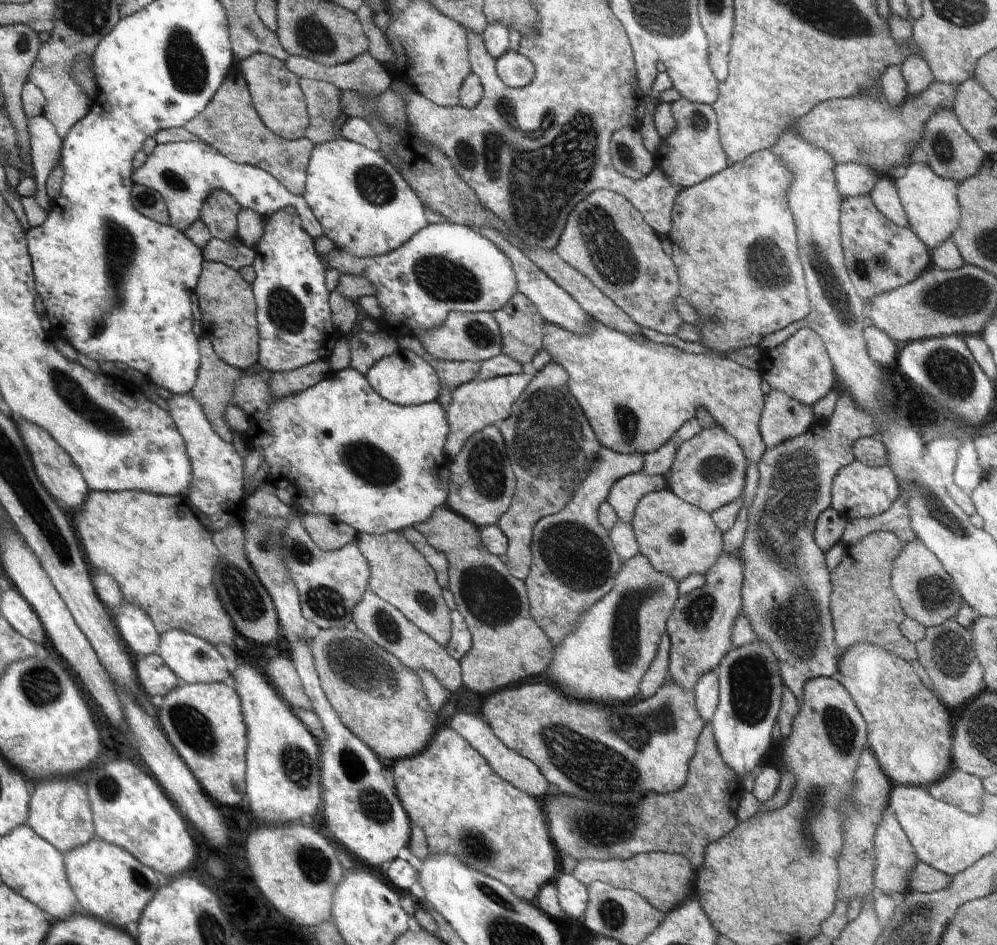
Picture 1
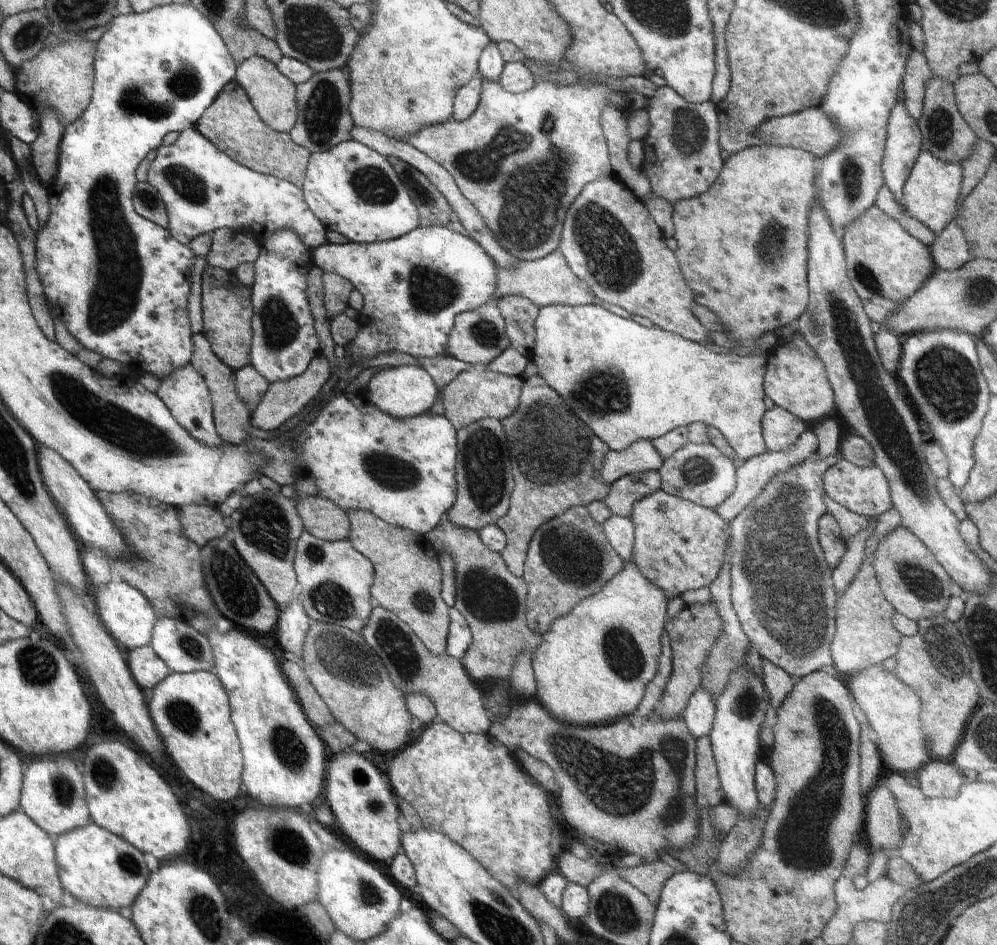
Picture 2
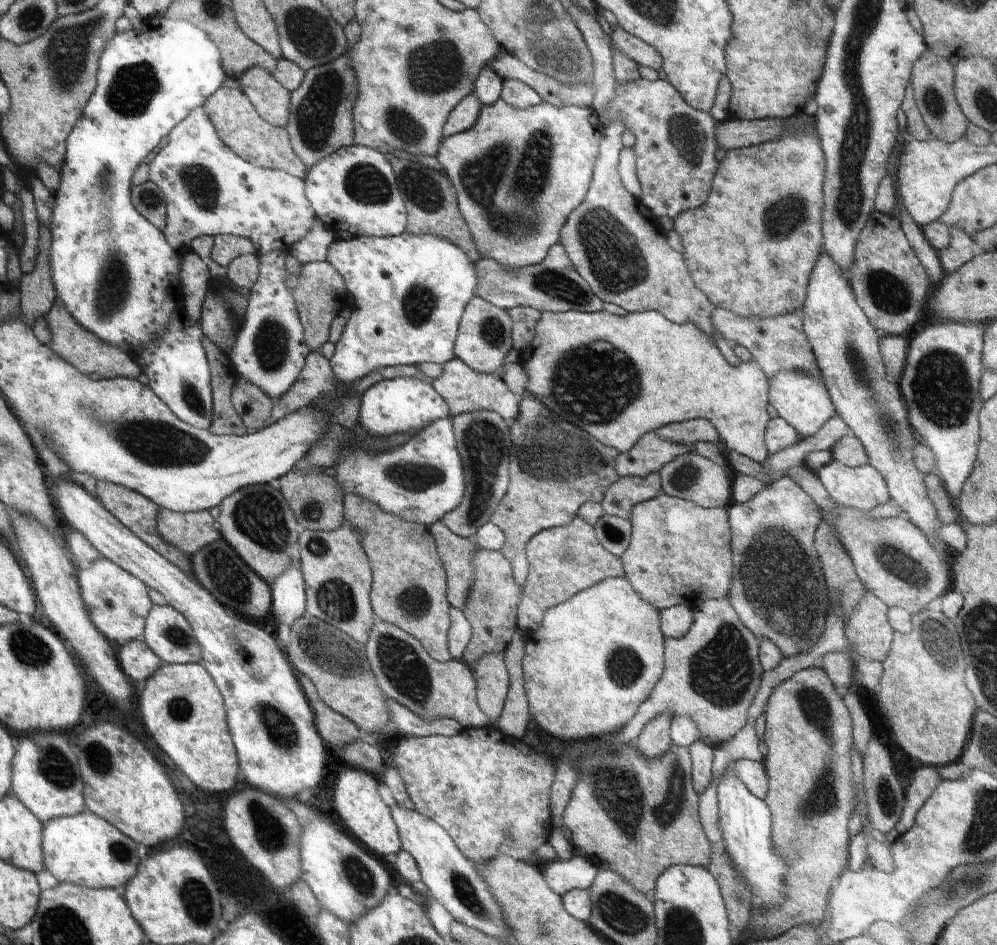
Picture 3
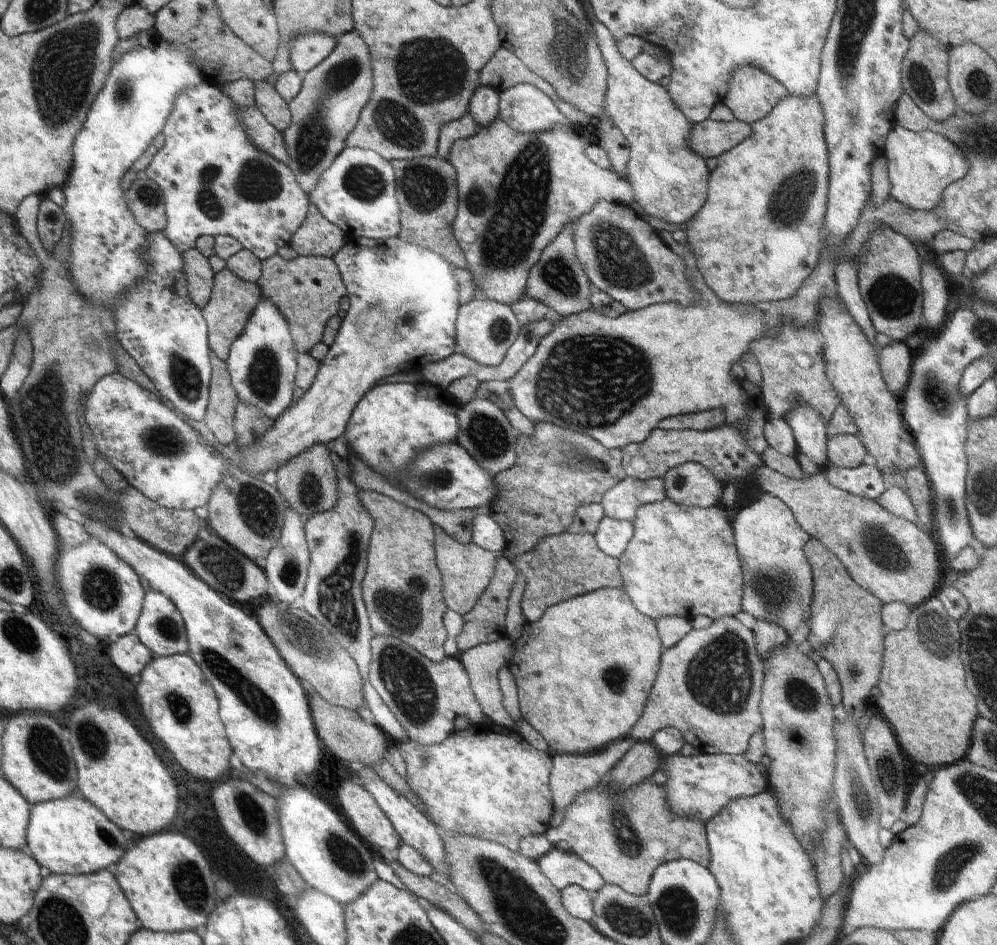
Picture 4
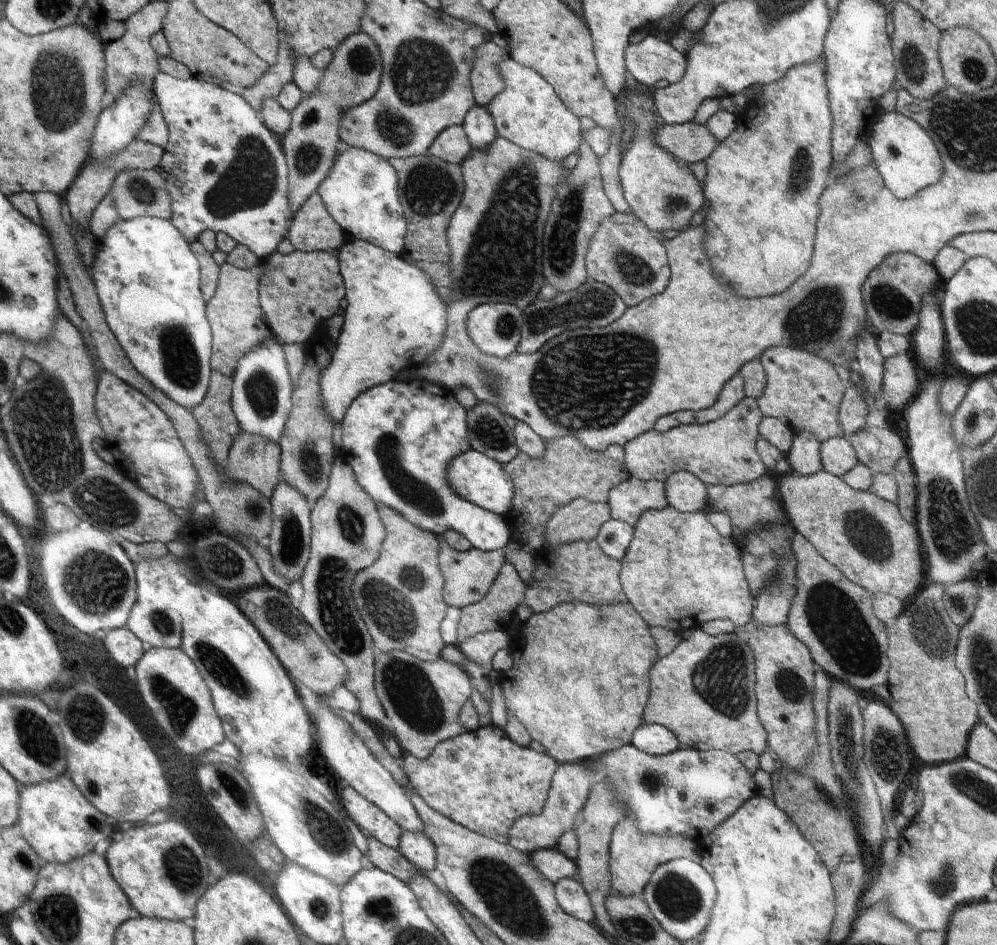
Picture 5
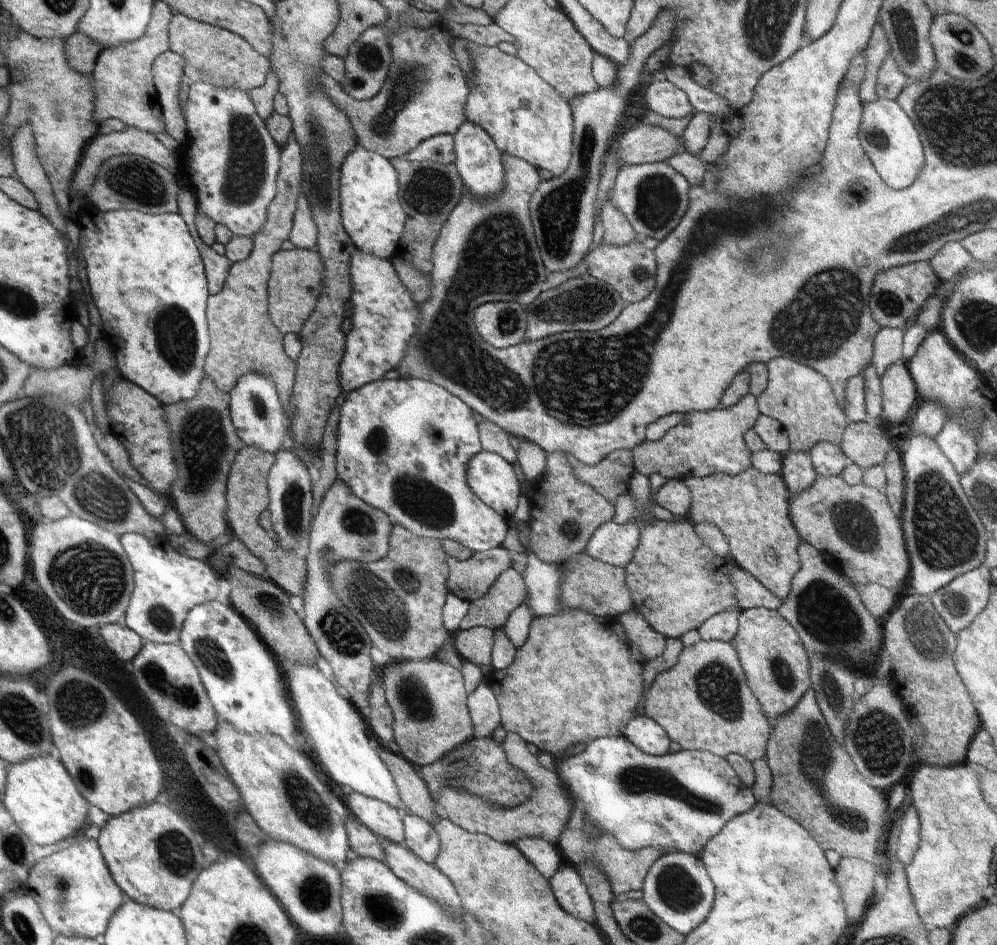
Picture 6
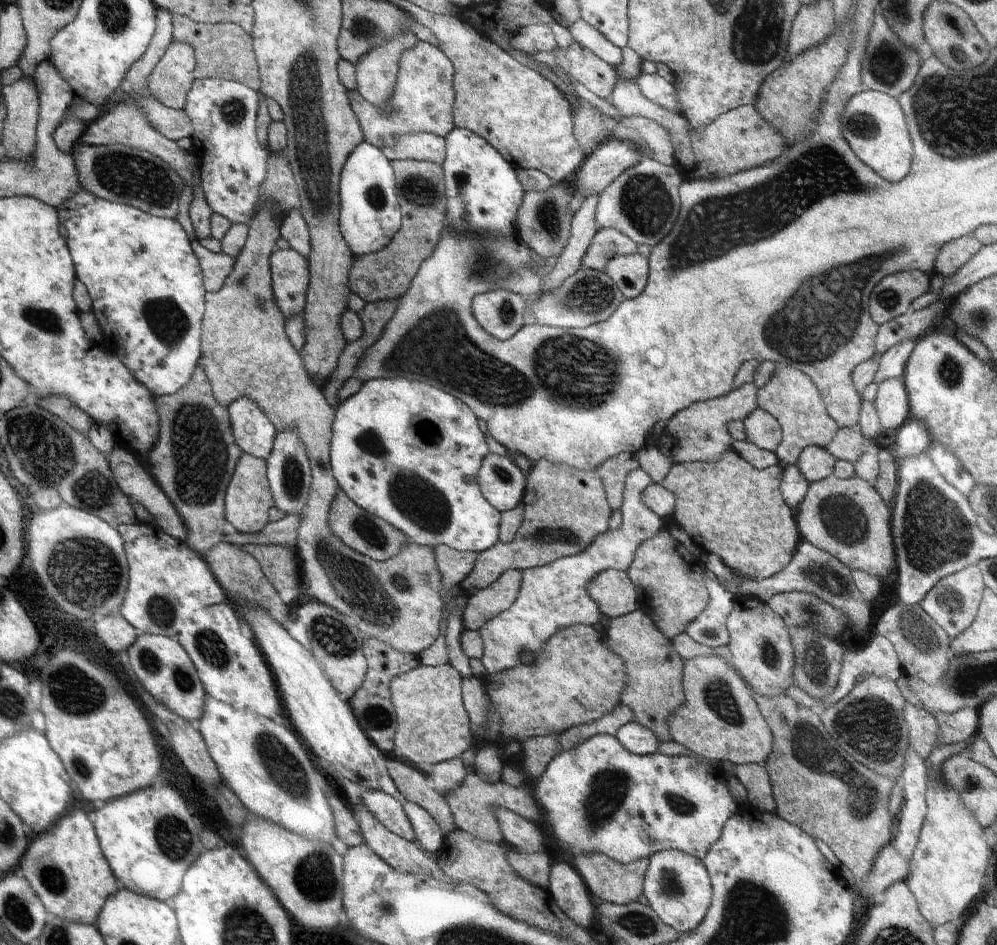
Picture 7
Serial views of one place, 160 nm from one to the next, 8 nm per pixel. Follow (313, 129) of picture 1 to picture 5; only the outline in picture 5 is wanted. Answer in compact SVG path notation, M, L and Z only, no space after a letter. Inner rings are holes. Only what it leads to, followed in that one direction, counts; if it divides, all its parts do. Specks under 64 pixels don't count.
M362 30L347 36L335 48L329 66L322 72L315 93L304 95L299 105L291 110L290 128L280 142L288 167L288 198L293 216L330 174L335 158L340 153L339 126L343 113L350 107L364 104L378 92L383 73L379 46Z

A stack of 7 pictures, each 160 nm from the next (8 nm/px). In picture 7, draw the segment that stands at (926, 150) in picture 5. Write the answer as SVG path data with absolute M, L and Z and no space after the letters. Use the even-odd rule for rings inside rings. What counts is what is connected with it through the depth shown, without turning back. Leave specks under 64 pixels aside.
M880 91L856 93L847 99L841 123L842 134L852 152L878 176L898 182L910 172L913 142L910 140L905 114L894 97Z

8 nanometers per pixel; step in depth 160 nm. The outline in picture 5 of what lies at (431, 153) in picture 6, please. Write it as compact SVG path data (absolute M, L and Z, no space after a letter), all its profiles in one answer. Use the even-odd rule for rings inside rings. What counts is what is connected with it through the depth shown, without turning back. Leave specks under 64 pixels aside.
M452 125L434 139L427 152L450 164L460 165L472 150L463 126Z

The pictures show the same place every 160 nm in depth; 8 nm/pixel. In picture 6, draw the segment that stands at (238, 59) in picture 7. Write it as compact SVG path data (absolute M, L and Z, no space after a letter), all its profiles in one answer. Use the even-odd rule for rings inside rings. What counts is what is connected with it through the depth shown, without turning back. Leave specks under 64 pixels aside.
M174 14L168 25L169 50L185 59L183 71L192 82L235 88L245 93L264 84L269 60L254 50L241 36L214 25L194 20L185 14Z

